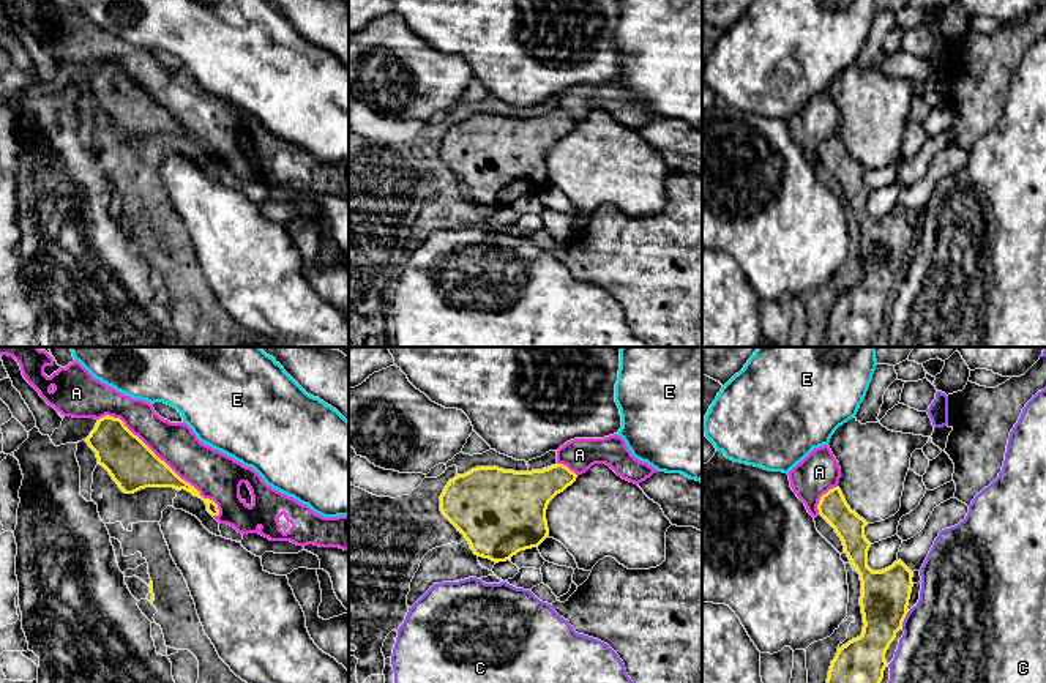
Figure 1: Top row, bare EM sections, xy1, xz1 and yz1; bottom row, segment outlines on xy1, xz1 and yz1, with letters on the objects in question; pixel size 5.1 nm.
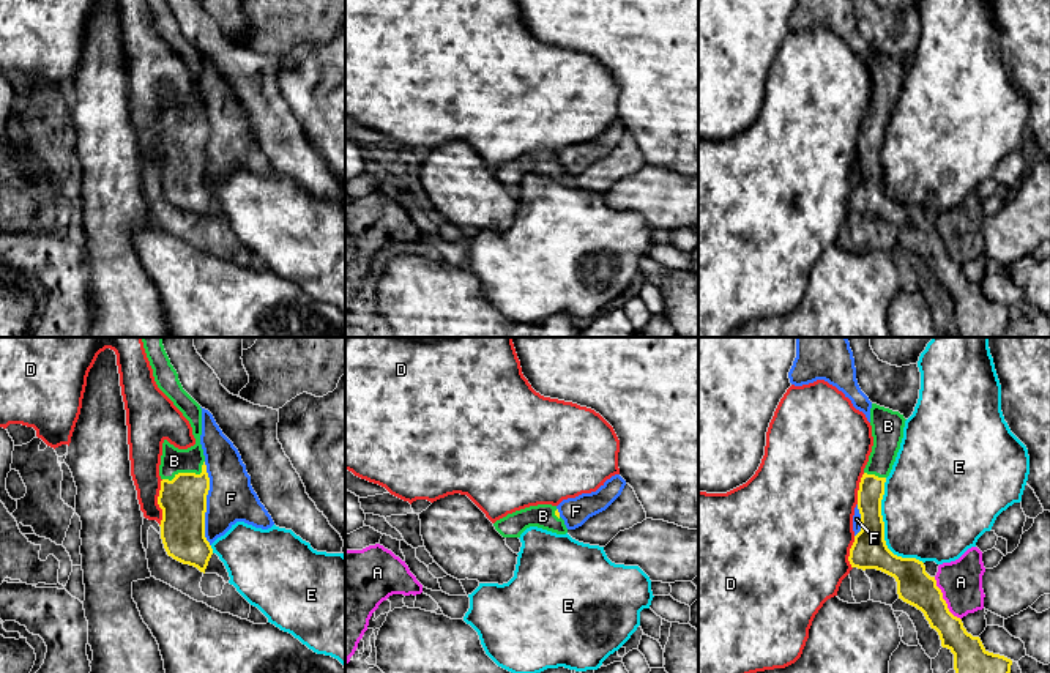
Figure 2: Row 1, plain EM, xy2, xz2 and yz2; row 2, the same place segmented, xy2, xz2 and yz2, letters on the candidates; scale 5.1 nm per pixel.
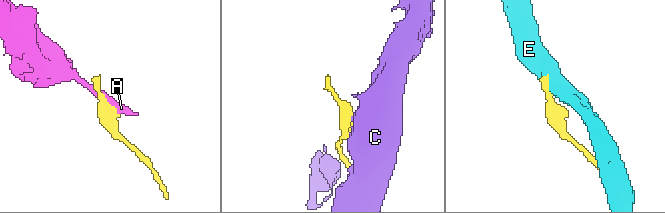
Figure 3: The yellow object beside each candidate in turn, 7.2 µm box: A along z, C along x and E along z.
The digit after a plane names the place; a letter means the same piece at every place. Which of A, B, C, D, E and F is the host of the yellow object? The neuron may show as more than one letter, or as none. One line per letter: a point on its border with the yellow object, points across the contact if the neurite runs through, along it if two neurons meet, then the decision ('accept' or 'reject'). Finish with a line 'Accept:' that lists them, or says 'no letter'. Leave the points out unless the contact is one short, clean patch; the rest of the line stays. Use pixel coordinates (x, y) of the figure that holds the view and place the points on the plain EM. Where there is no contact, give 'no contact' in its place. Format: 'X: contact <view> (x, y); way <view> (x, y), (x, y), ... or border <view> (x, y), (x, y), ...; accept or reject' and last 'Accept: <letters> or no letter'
A: contact xy1 (160, 106); reject
B: contact xy2 (186, 120); way xy2 (183, 147), (186, 120), (174, 107); accept
C: contact yz1 (904, 264); reject
D: contact xy2 (158, 150); reject
E: contact yz2 (883, 177); reject
F: contact xy2 (205, 152); border xy2 (204, 109), (208, 125), (205, 186), (210, 193); reject
Accept: B

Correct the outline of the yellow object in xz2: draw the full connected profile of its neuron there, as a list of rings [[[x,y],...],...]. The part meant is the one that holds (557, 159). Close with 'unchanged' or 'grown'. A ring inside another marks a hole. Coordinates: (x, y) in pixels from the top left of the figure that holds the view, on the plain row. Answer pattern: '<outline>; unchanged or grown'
[[[538,151],[516,158],[497,167],[493,173],[503,184],[520,184],[530,173],[538,173],[557,181],[568,180],[564,167],[560,164],[557,153],[552,151]]]; grown

